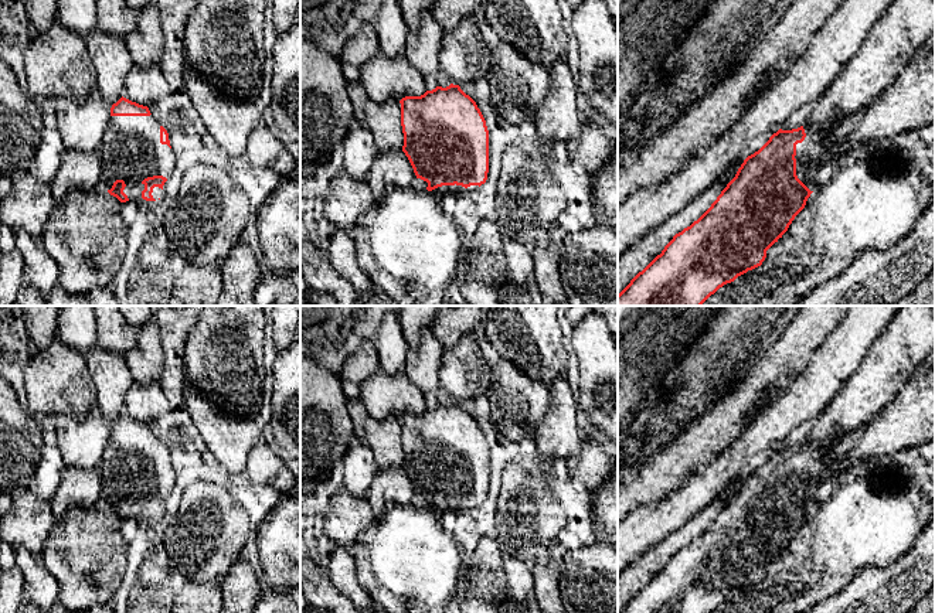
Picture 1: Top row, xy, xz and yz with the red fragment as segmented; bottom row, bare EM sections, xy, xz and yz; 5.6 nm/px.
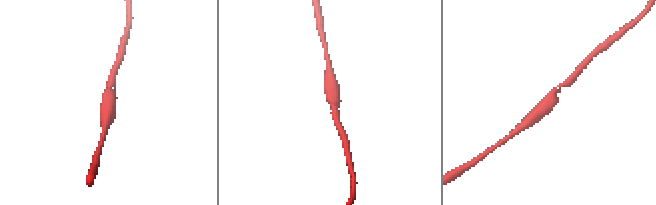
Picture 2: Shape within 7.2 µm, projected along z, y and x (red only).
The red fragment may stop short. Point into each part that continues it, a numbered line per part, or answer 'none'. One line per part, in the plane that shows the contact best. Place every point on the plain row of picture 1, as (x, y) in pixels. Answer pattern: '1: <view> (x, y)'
1: yz (809, 470)

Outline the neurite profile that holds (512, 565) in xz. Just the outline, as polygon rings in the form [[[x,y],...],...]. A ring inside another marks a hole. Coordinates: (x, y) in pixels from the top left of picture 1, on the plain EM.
[[[503,556],[506,597],[499,613],[543,613],[531,583],[531,568],[514,556]]]

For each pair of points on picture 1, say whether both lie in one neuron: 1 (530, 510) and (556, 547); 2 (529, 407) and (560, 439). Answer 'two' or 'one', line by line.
1: two
2: two

